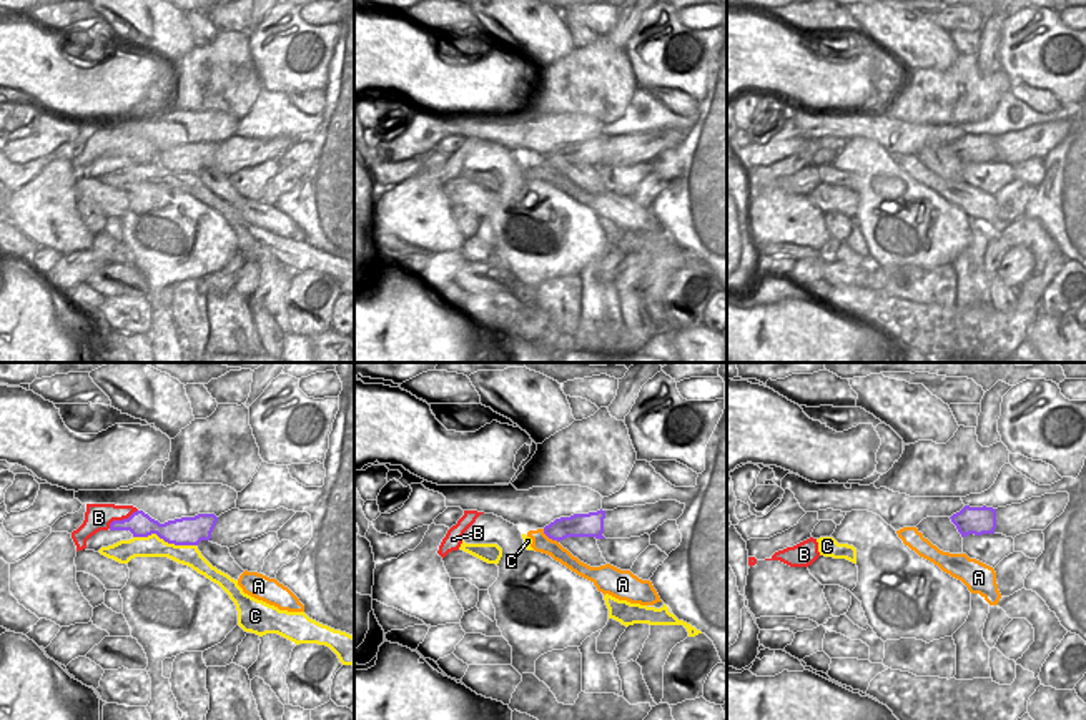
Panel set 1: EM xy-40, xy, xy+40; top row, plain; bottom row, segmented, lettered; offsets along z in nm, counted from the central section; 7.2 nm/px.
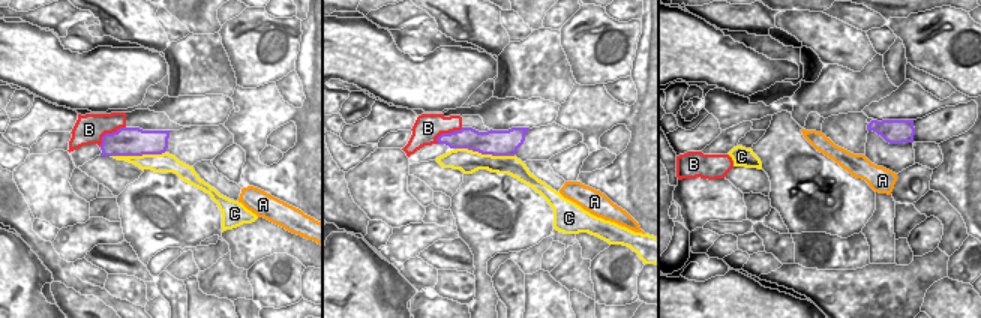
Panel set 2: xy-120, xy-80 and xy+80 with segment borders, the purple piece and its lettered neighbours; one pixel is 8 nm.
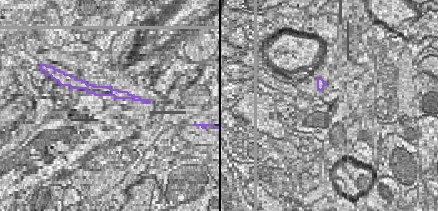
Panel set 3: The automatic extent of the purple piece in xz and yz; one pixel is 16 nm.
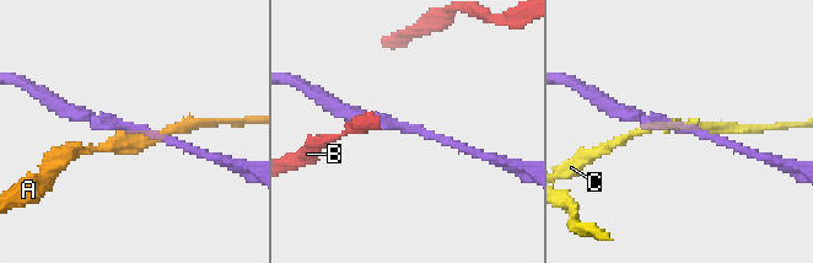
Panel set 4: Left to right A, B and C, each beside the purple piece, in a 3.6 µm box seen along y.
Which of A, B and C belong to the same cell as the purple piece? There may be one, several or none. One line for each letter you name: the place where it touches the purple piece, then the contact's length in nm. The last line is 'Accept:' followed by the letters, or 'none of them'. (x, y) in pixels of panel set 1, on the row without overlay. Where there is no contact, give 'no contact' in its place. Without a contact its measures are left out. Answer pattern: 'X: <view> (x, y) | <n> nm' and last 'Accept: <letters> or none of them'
Accept: none of them

